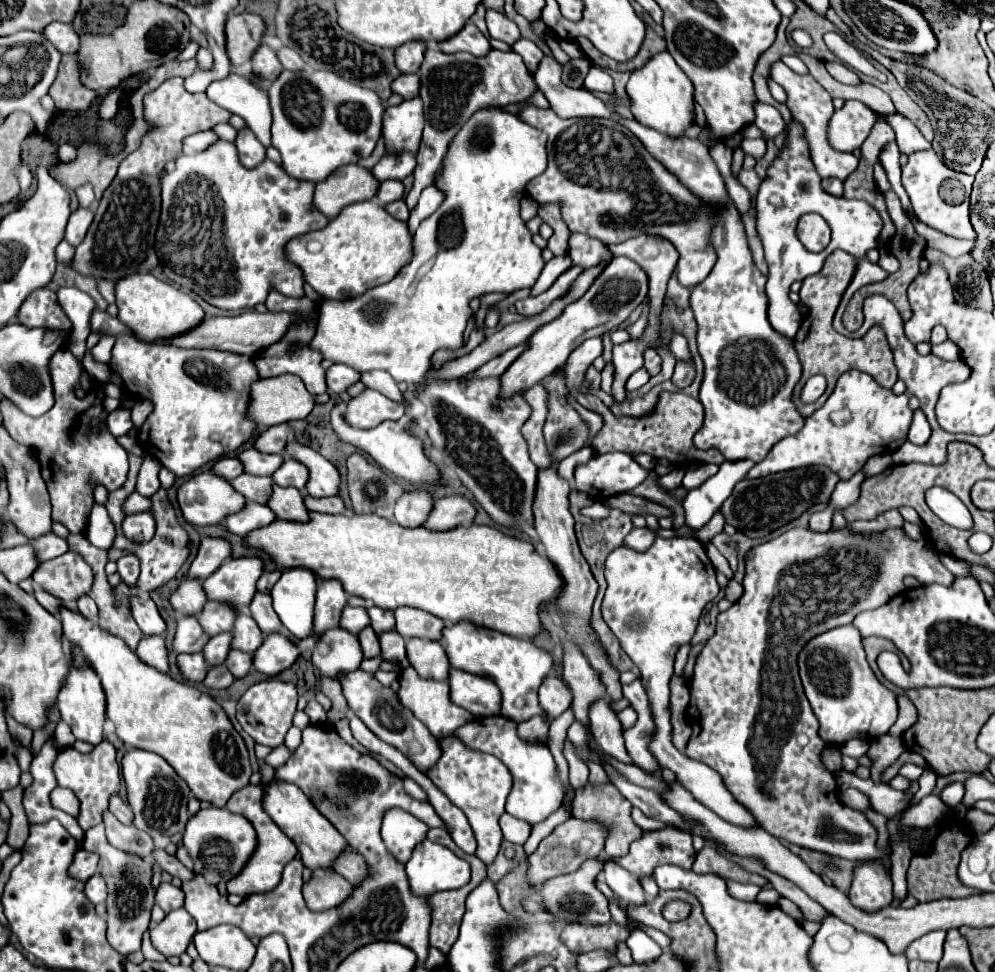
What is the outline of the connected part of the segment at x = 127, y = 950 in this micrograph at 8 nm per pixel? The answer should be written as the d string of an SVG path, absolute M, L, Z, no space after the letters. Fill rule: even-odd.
M99 824L85 832L83 848L101 856L99 874L105 878L109 896L107 896L107 940L119 954L131 954L141 950L141 936L149 928L151 908L153 908L153 890L151 890L151 860L141 860L137 856L127 856L121 850L113 848L105 838L105 826Z

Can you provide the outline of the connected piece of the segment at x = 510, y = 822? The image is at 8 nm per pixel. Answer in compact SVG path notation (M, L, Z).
M503 814L499 824L503 830L503 838L509 840L511 844L525 844L529 834L531 834L531 824L523 822L523 820L515 820L509 814Z

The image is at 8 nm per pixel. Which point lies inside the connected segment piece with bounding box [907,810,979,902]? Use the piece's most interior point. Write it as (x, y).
(932, 876)

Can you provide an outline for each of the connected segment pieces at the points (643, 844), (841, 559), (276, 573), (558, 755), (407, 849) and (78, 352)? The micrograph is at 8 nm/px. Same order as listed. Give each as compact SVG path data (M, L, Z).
M665 826L663 830L643 832L641 840L631 844L629 854L619 858L619 864L641 878L651 874L661 864L691 868L693 860L695 850L691 846L691 834L675 826Z
M791 528L747 552L743 596L727 612L717 616L715 633L695 658L695 672L689 682L689 724L693 734L685 748L685 756L719 772L733 798L743 804L771 836L845 860L889 858L893 840L889 840L887 848L879 848L877 830L865 814L847 808L839 800L837 780L821 760L825 742L819 738L819 724L799 680L797 656L811 638L851 624L859 612L887 604L887 600L905 590L905 576L915 576L921 584L937 582L949 586L953 574L941 564L937 550L931 550L931 546L933 544L925 538L911 540L901 528L869 536L851 532L849 528L827 532Z
M271 570L271 572L265 572L259 582L257 582L257 590L259 592L271 592L271 588L275 586L275 582L281 578L281 570Z
M570 706L564 713L553 719L548 733L549 749L555 756L555 762L557 762L557 768L559 768L559 776L565 780L567 792L569 792L569 780L567 780L567 760L563 756L563 746L567 738L567 730L574 721L575 716L572 706Z
M393 808L385 814L383 818L383 842L387 846L387 850L399 860L399 862L407 862L411 858L413 848L425 840L429 826L425 822L421 822L419 818L411 816L405 810Z
M59 288L57 292L59 304L73 322L73 332L71 332L71 342L69 350L75 352L75 356L81 360L85 354L85 340L91 332L91 314L95 310L95 300L81 292L79 288Z

